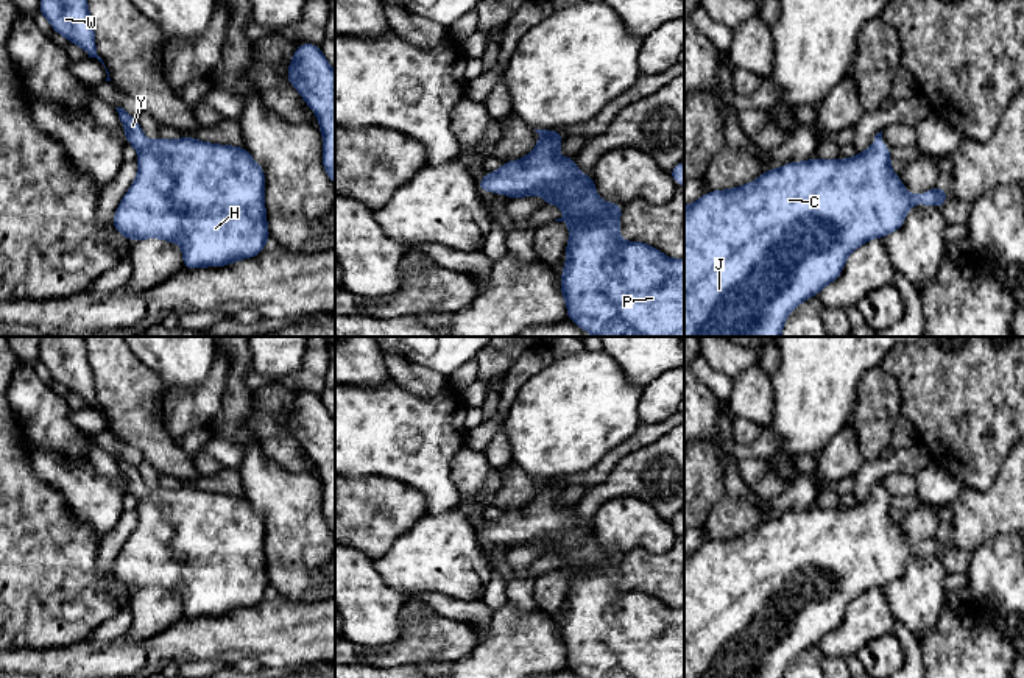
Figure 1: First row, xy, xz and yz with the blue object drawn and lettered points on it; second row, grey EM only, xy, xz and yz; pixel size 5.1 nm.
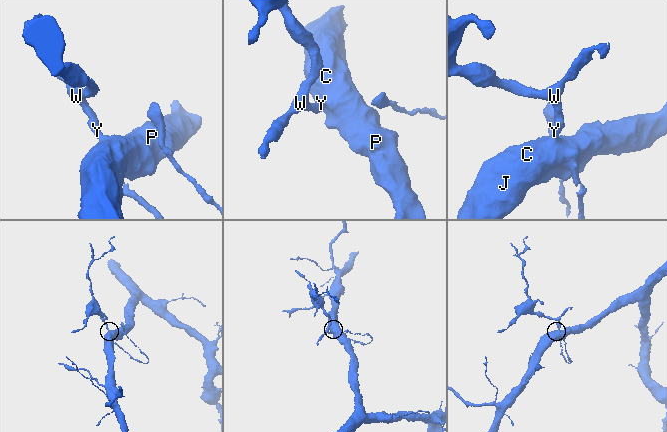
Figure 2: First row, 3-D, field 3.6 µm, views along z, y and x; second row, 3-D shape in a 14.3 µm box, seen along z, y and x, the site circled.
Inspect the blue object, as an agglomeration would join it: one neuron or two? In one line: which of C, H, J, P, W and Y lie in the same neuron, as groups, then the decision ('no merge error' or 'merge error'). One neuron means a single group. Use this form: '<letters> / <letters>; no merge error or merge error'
C H J P W Y; no merge error

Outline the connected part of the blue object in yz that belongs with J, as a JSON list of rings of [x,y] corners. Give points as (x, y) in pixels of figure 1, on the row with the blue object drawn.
[[[881,131],[862,154],[765,168],[753,182],[706,192],[698,201],[684,206],[684,337],[781,337],[790,312],[839,279],[846,257],[859,246],[898,231],[913,204],[943,207],[949,195],[943,184],[910,195],[890,168],[890,161],[890,147],[882,142]]]

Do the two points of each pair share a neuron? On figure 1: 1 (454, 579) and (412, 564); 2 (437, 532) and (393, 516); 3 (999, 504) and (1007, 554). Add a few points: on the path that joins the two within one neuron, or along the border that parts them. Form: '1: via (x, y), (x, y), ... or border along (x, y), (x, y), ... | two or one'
1: via (443, 568), (440, 564), (423, 564) | one
2: border along (424, 515), (402, 532), (388, 549) | two
3: border along (1007, 533), (999, 533), (984, 541), (971, 552) | two

